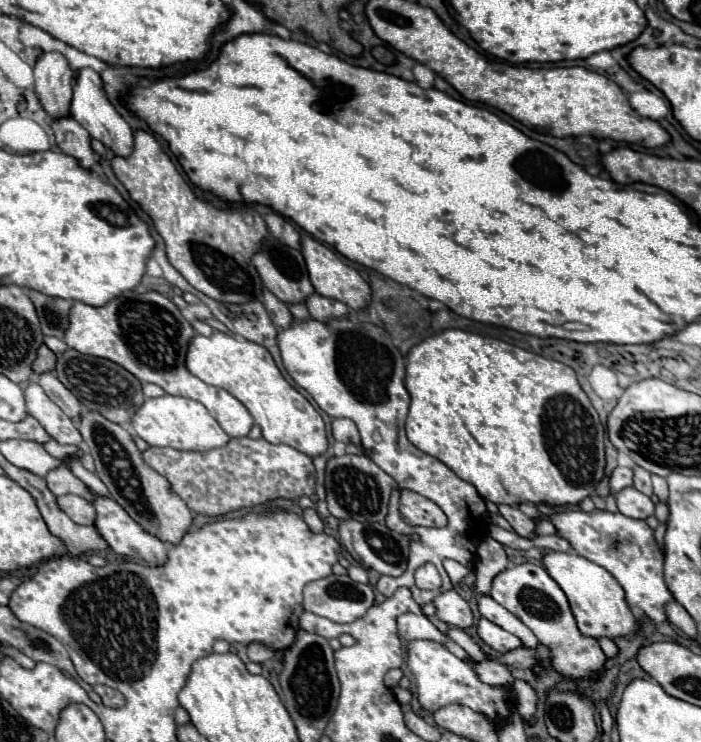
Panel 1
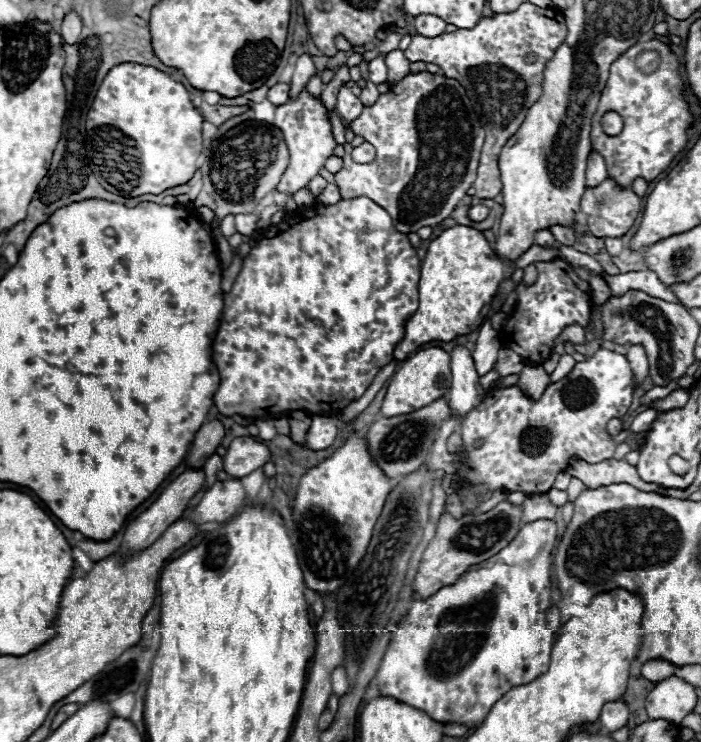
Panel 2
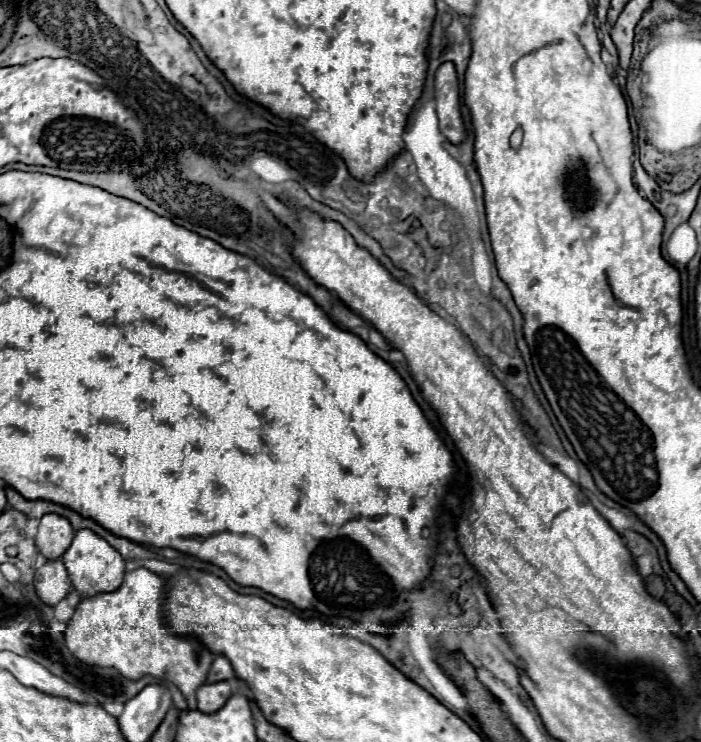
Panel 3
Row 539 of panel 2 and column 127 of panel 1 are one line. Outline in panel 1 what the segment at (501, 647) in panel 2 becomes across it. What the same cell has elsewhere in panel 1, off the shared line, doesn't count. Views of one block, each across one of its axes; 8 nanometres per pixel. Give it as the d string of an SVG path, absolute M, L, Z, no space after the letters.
M96 498L96 528L108 546L122 556L150 566L166 564L166 544L144 532L112 498Z

